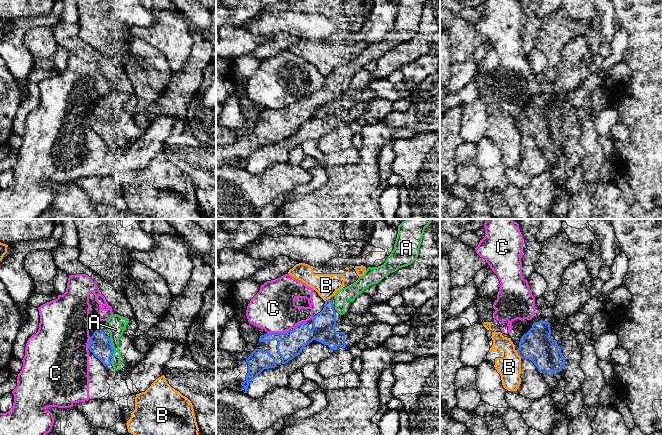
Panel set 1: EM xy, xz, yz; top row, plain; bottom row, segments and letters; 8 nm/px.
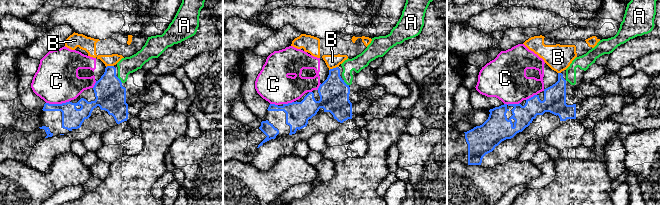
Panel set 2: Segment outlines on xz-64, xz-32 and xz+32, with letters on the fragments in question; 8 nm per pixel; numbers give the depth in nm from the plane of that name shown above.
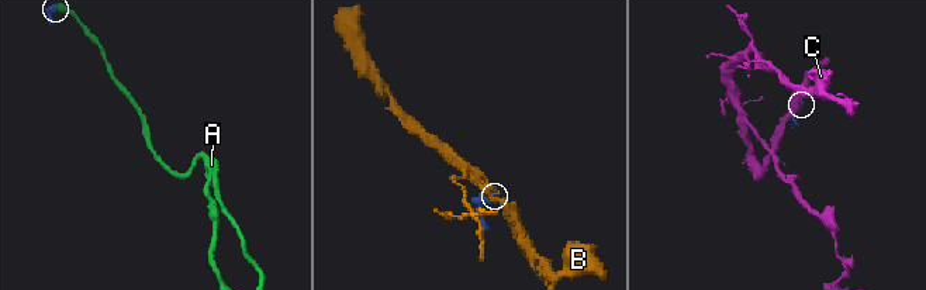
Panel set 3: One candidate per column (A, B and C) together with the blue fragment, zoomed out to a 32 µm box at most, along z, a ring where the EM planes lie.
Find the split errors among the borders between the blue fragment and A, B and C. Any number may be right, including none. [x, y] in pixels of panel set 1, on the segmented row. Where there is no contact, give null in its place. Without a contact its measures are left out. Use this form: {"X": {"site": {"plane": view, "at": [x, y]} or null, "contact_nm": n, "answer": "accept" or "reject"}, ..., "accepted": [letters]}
{"A": {"site": {"plane": "xy", "at": [112, 347]}, "contact_nm": 160, "answer": "accept"}, "B": {"site": {"plane": "yz", "at": [518, 354]}, "contact_nm": 80, "answer": "reject"}, "C": {"site": {"plane": "xz", "at": [278, 333]}, "contact_nm": 190, "answer": "reject"}, "accepted": ["A"]}

